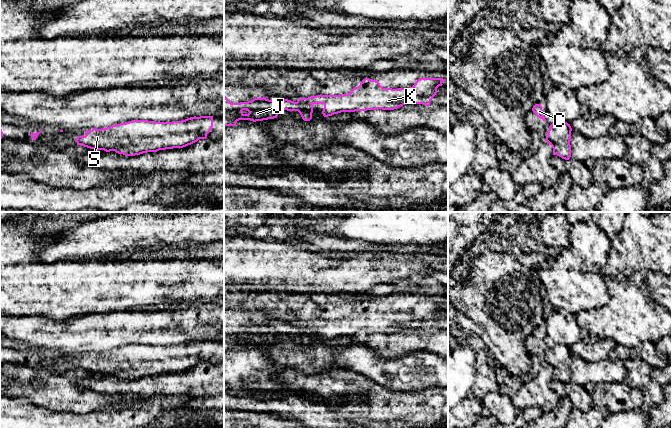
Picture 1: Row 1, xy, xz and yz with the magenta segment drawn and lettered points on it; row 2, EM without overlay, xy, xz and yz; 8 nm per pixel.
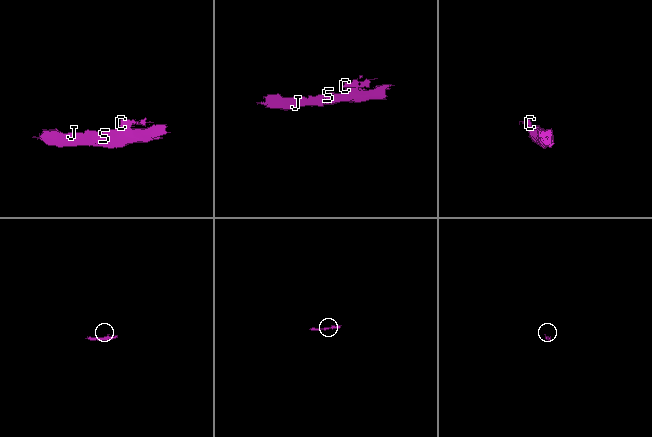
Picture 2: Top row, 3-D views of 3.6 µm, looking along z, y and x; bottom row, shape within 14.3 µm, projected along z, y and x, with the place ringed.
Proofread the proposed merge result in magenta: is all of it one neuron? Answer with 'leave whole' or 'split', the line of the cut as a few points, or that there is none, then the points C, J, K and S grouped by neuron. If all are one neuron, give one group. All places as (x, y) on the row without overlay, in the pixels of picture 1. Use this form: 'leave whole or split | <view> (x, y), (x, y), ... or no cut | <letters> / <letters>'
leave whole | no cut | C J K S

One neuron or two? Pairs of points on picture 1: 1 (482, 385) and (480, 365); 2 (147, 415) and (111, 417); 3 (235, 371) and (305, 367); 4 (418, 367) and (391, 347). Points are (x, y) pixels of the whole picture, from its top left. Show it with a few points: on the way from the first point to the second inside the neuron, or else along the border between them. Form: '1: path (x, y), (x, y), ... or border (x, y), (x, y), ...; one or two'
1: path (482, 380), (482, 370); one
2: path (138, 414), (120, 417); one
3: border (266, 351), (269, 362), (283, 368); two
4: border (426, 350), (411, 351), (391, 358), (379, 356); two

